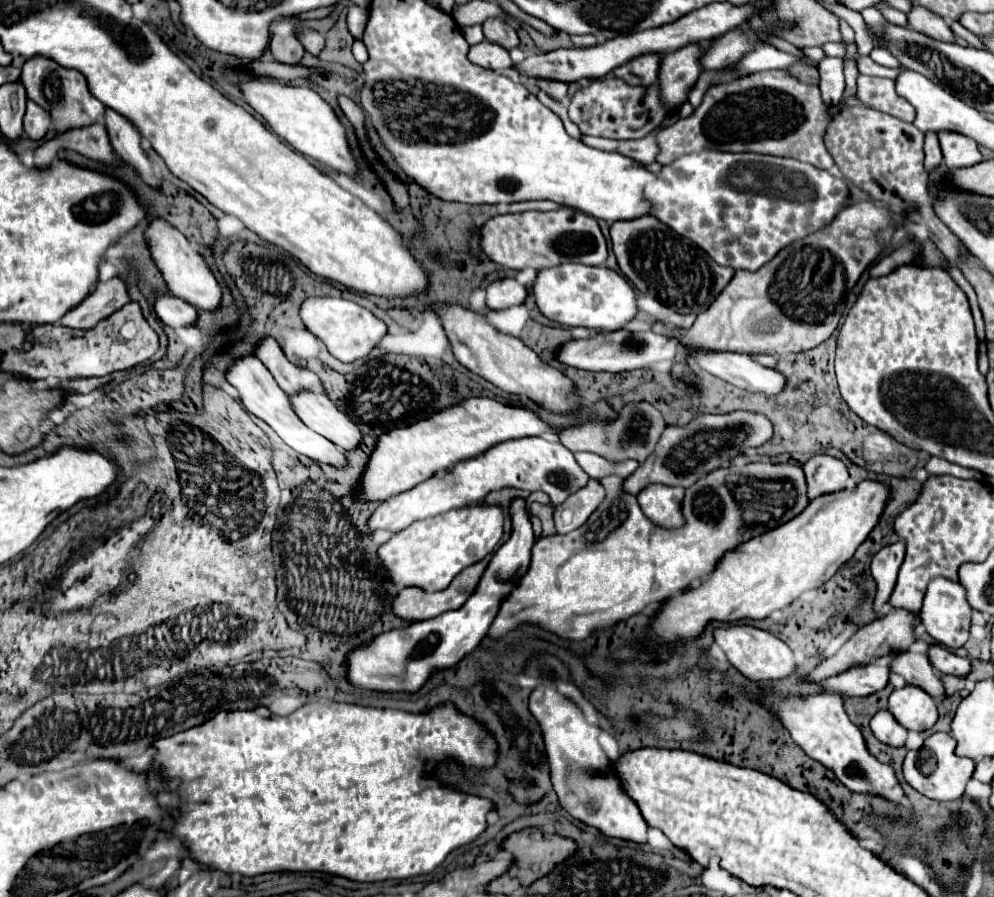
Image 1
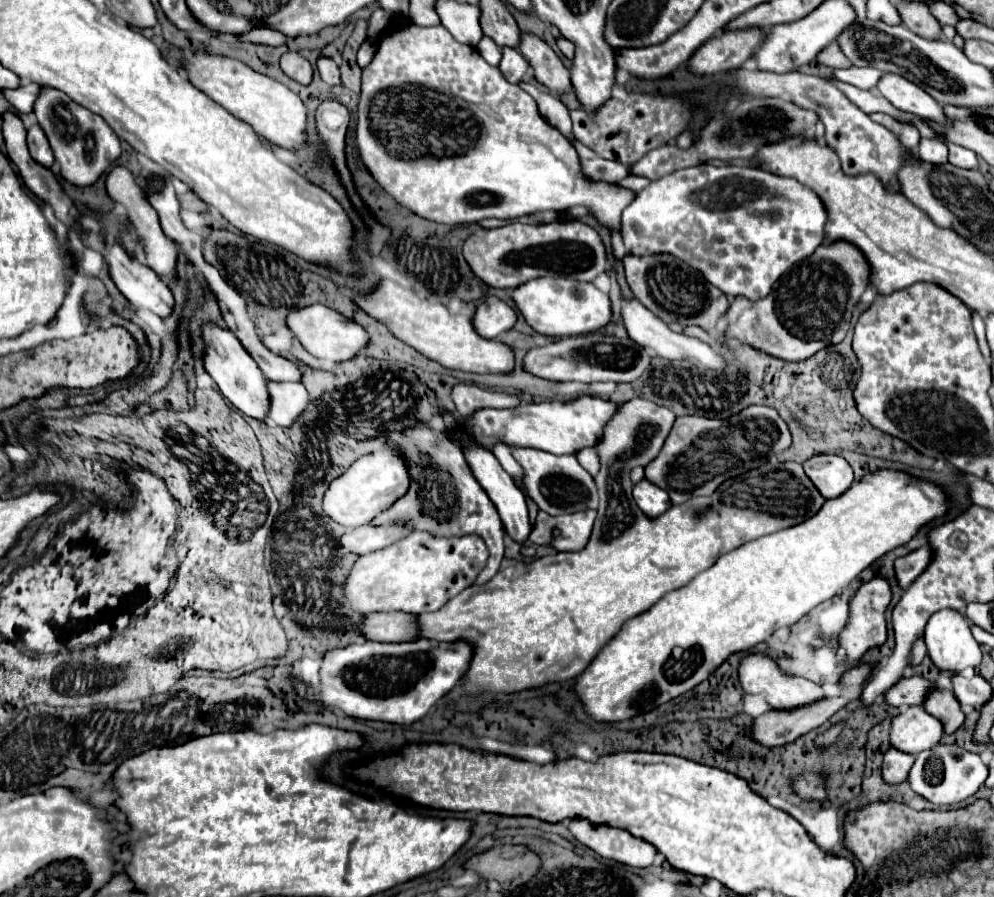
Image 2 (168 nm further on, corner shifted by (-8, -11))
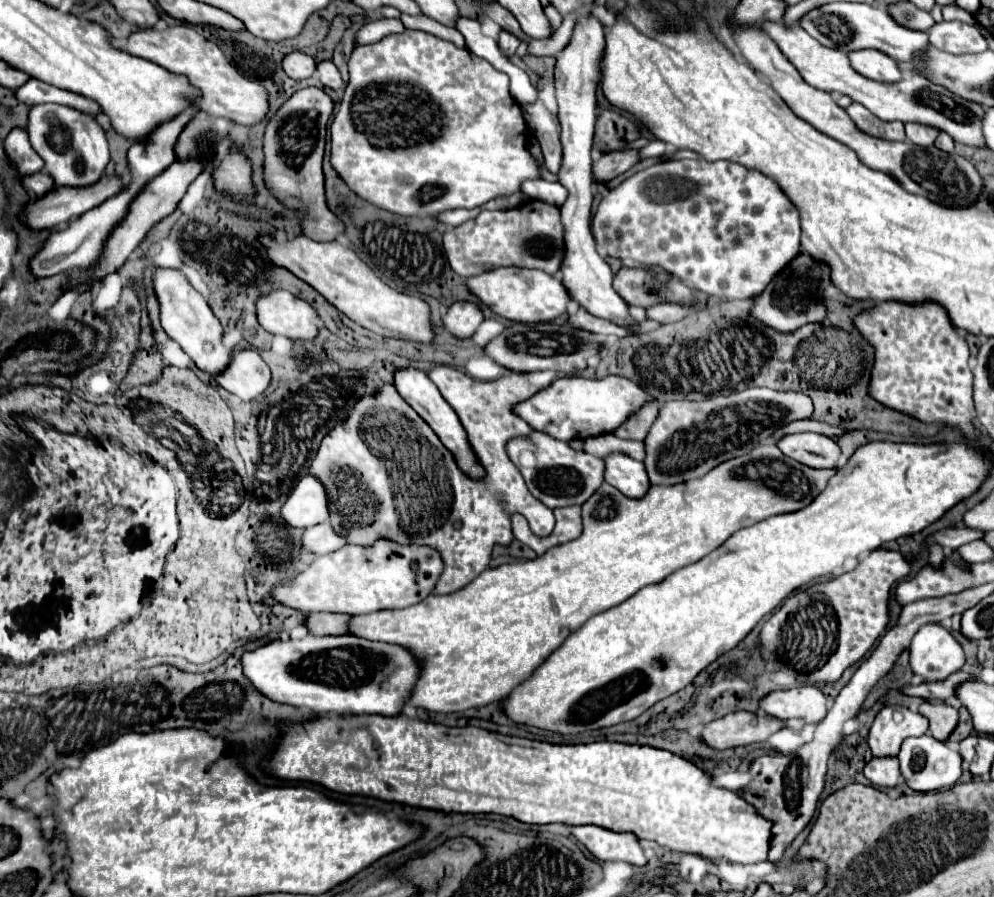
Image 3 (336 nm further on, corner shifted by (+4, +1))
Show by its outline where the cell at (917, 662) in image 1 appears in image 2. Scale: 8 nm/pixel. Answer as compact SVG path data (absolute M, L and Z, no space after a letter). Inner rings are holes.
M933 690L925 700L925 710L943 724L947 734L955 734L965 722L961 704L949 690Z

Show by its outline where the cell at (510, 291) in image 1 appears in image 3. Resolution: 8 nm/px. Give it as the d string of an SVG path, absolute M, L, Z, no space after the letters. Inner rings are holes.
M455 302L451 304L447 316L443 318L443 326L457 338L473 336L481 322L483 310L479 308L477 302Z

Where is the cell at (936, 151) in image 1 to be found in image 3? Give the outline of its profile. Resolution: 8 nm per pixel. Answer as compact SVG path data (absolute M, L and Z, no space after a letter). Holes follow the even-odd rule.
M905 124L905 132L907 132L907 140L919 146L931 146L939 134L937 128L929 128L929 126L921 126L921 124Z

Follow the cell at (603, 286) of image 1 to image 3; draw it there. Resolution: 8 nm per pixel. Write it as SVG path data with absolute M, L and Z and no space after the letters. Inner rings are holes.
M517 266L495 268L493 272L473 276L467 280L467 286L481 302L485 302L501 318L525 322L525 324L537 324L541 320L551 322L561 314L565 314L569 302L573 300L569 296L569 290L559 278L545 274L541 270L529 270L529 268L517 268Z

